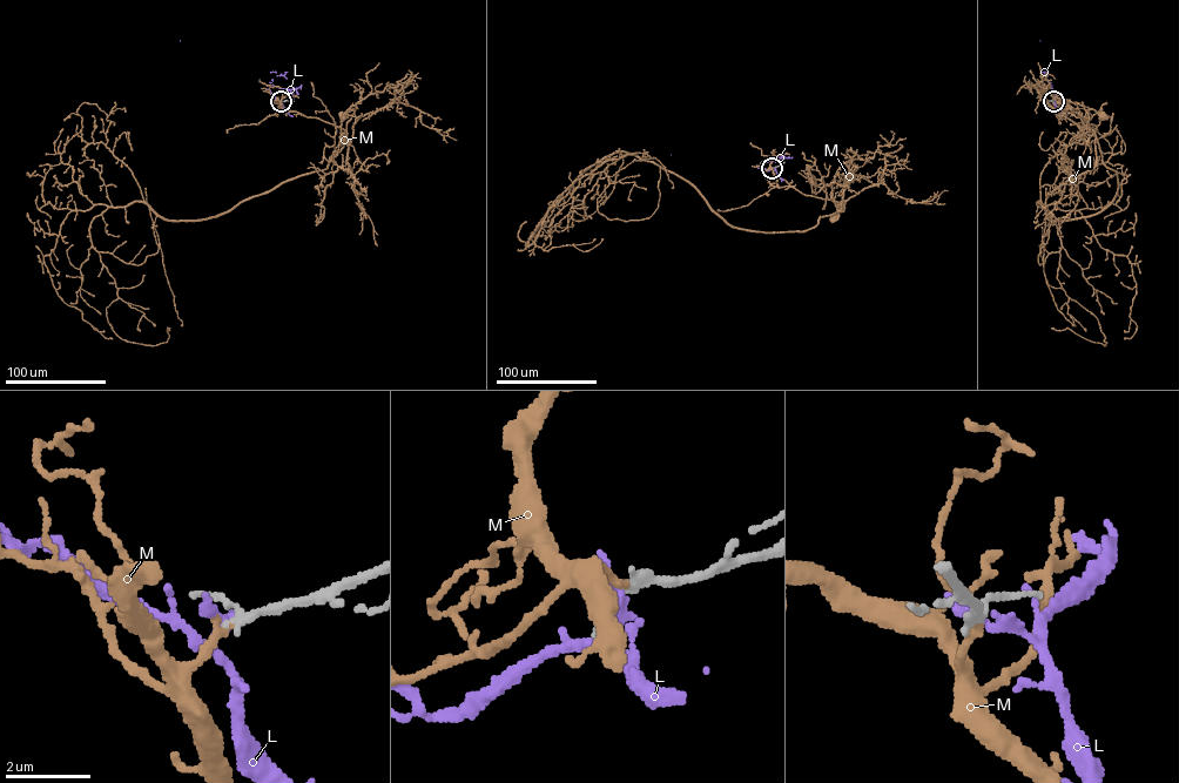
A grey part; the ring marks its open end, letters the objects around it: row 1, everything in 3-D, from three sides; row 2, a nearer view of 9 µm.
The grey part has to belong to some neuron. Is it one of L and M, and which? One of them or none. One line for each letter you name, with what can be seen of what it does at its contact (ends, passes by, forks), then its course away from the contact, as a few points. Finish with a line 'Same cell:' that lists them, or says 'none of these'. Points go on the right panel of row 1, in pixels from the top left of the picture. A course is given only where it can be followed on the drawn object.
M: it ends | via (1053, 101), (1062, 110), (1080, 117), (1091, 132), (1085, 110), (1092, 109), (1103, 115)
Same cell: M

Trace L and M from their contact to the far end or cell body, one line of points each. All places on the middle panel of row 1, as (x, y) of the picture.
L: (772, 168), (767, 170), (759, 166), (767, 159), (761, 161), (671, 154)
M: (773, 168), (777, 176), (802, 193), (830, 200), (836, 207), (846, 200), (833, 217)

